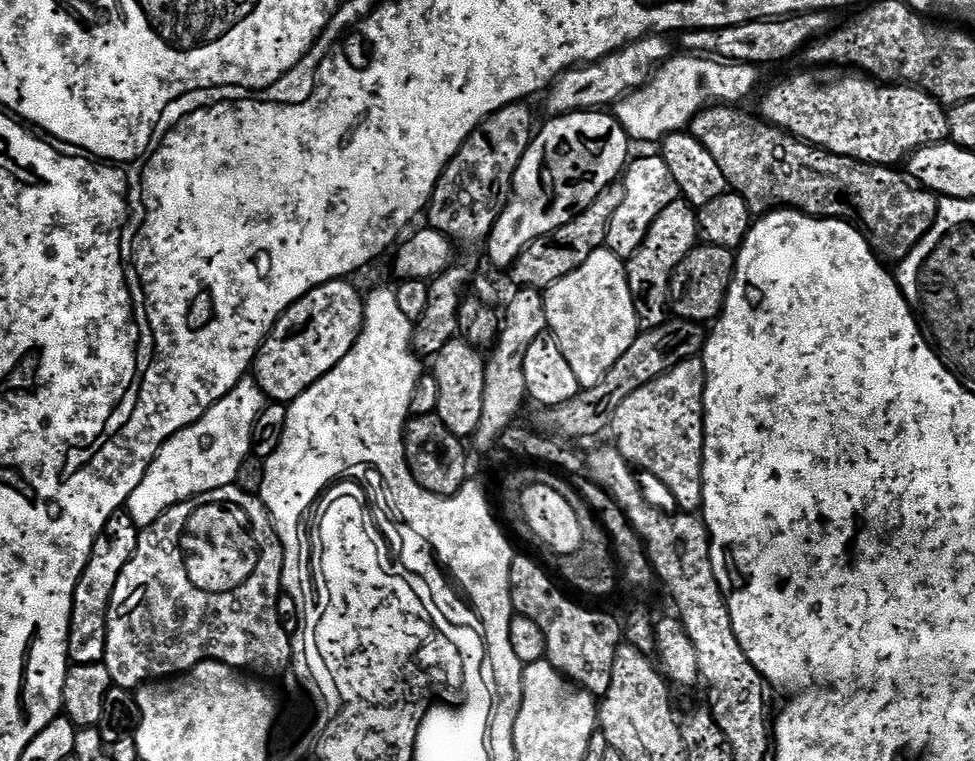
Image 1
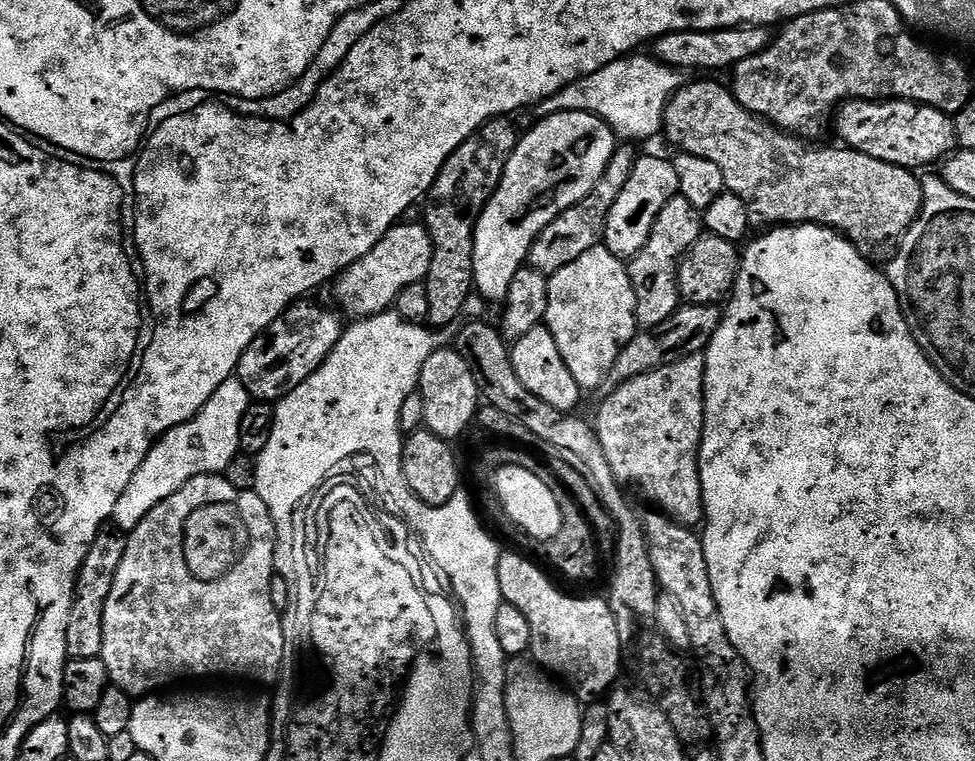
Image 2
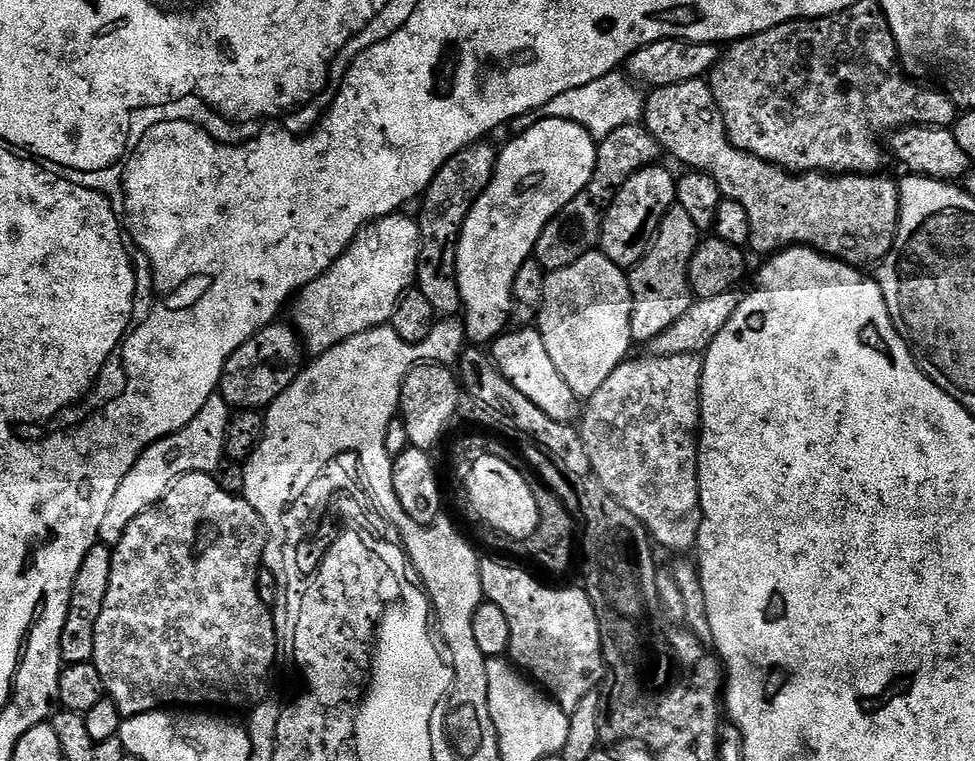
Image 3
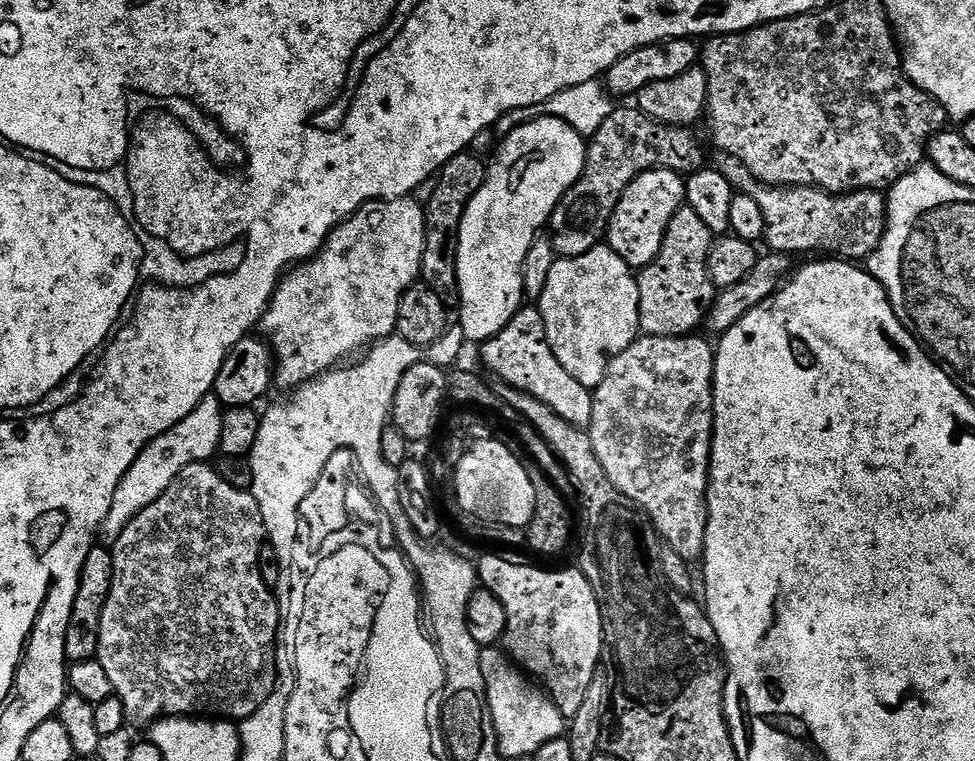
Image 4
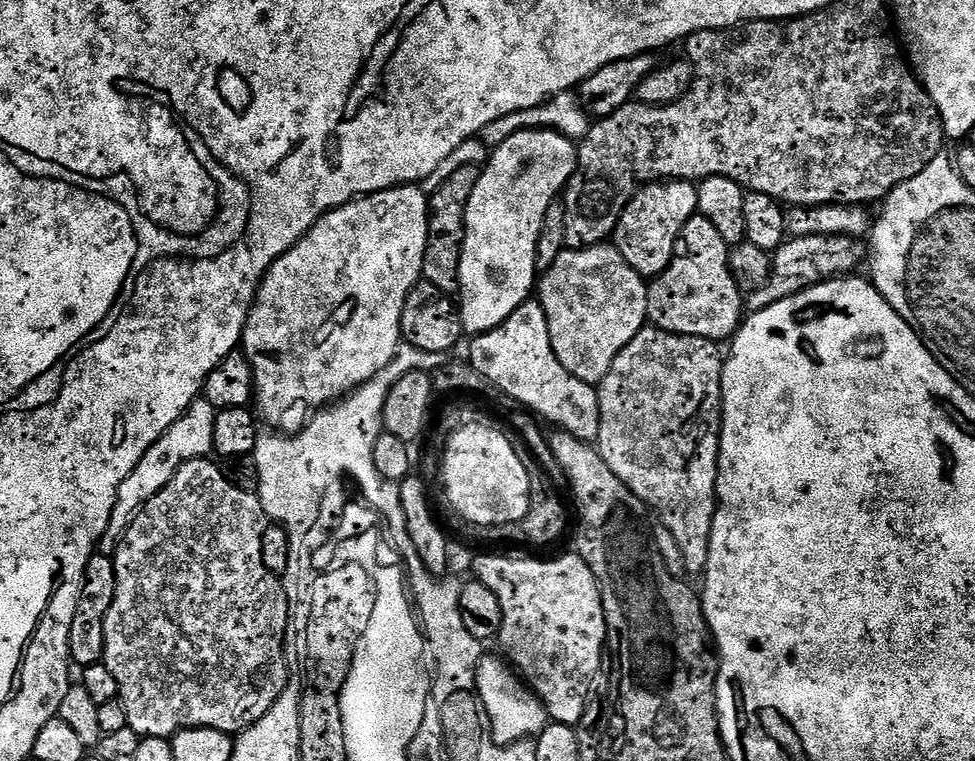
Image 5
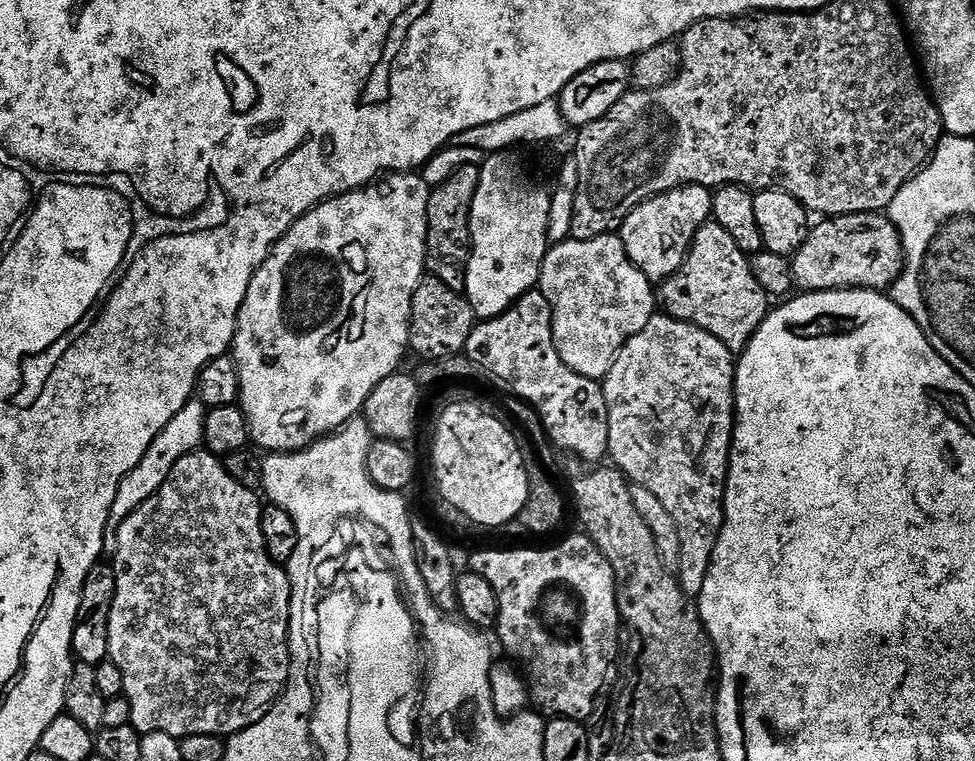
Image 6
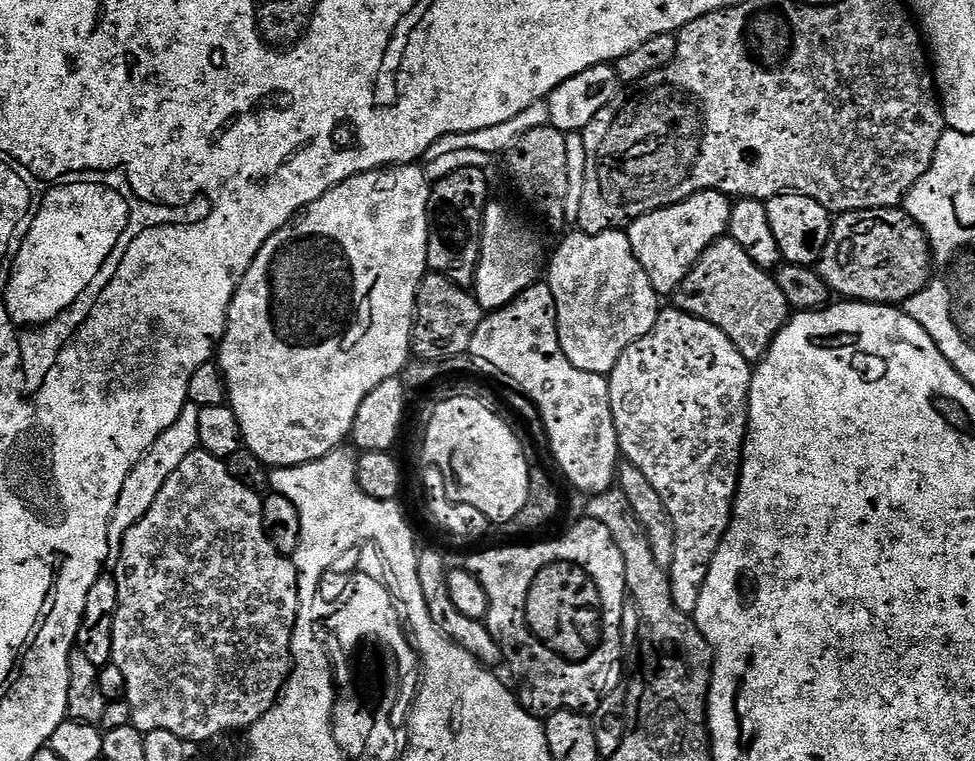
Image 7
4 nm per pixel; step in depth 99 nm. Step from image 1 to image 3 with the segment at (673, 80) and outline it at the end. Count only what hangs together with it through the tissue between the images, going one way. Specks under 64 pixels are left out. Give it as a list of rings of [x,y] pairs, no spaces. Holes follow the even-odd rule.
[[[620,70],[606,74],[602,78],[594,78],[594,82],[586,82],[586,86],[578,86],[574,90],[566,90],[566,94],[558,94],[558,98],[546,102],[546,106],[515,116],[510,122],[511,135],[518,137],[526,134],[526,130],[530,130],[530,126],[538,122],[562,118],[578,121],[598,138],[606,137],[614,130],[618,130],[618,126],[637,123],[643,117],[646,96],[644,92],[640,93],[639,87],[641,85],[635,79],[629,78]]]

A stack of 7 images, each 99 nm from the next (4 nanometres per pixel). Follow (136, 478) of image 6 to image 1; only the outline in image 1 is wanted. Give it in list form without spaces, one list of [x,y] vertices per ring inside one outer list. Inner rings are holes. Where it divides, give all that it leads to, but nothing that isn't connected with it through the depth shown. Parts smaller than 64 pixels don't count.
[[[255,379],[239,380],[218,403],[209,408],[201,420],[175,432],[150,462],[142,482],[130,494],[126,514],[137,529],[152,525],[170,506],[210,490],[230,488],[236,483],[238,470],[252,456],[252,431],[258,414],[262,414],[266,397]]]

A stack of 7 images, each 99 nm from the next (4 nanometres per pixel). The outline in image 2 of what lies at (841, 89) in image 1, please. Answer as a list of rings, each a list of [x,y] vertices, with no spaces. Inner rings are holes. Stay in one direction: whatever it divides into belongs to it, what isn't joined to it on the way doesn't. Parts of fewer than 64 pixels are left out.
[[[849,100],[835,113],[834,128],[835,124],[837,134],[844,139],[841,141],[855,152],[913,170],[921,170],[927,164],[939,165],[958,148],[955,119],[949,113],[927,108],[924,104],[915,104],[912,100]]]

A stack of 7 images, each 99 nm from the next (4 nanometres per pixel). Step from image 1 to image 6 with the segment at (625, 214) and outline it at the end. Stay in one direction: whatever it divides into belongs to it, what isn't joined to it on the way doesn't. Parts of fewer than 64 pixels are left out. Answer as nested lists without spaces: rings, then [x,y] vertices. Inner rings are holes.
[[[685,184],[682,188],[675,188],[669,192],[663,192],[661,196],[652,196],[646,202],[642,202],[633,212],[624,219],[624,225],[619,230],[620,240],[624,244],[626,254],[632,259],[632,265],[646,278],[653,282],[669,280],[676,271],[684,265],[688,257],[688,249],[692,246],[698,230],[709,223],[712,215],[713,193],[703,188],[701,184]]]

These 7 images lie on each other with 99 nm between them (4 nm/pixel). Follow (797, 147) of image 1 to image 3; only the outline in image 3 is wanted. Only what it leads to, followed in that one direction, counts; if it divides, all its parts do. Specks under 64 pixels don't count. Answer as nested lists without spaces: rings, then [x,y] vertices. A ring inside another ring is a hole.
[[[707,79],[687,80],[653,87],[647,95],[643,123],[659,141],[663,151],[677,156],[692,170],[705,170],[725,185],[736,187],[735,195],[748,205],[752,223],[751,247],[764,254],[775,254],[793,246],[813,246],[825,250],[854,266],[868,266],[883,256],[891,257],[900,229],[900,185],[885,174],[829,174],[819,170],[797,174],[763,160],[753,152],[737,148],[728,130],[728,121],[720,107],[718,93]]]

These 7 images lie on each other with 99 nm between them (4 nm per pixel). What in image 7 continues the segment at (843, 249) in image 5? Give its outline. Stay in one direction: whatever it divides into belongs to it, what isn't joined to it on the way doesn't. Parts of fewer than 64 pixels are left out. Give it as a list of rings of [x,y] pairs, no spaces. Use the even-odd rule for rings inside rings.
[[[867,208],[861,212],[845,212],[832,222],[832,233],[826,242],[826,250],[820,255],[818,271],[824,283],[837,297],[848,302],[866,304],[903,305],[914,294],[924,289],[930,279],[932,258],[928,238],[923,229],[900,208]]]

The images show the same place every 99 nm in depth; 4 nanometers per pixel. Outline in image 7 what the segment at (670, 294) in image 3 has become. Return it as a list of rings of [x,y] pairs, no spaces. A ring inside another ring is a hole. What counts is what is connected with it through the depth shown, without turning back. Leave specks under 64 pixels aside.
[[[731,238],[716,240],[700,255],[690,274],[675,292],[674,304],[686,314],[697,316],[718,326],[718,330],[722,330],[722,334],[726,334],[726,338],[734,342],[742,358],[746,358],[749,362],[758,362],[764,357],[764,353],[772,345],[772,339],[790,319],[788,303],[780,287],[776,285],[775,275],[758,267],[750,258],[750,254],[746,254],[746,250],[742,250],[742,246],[738,246],[738,242],[734,242]]]

